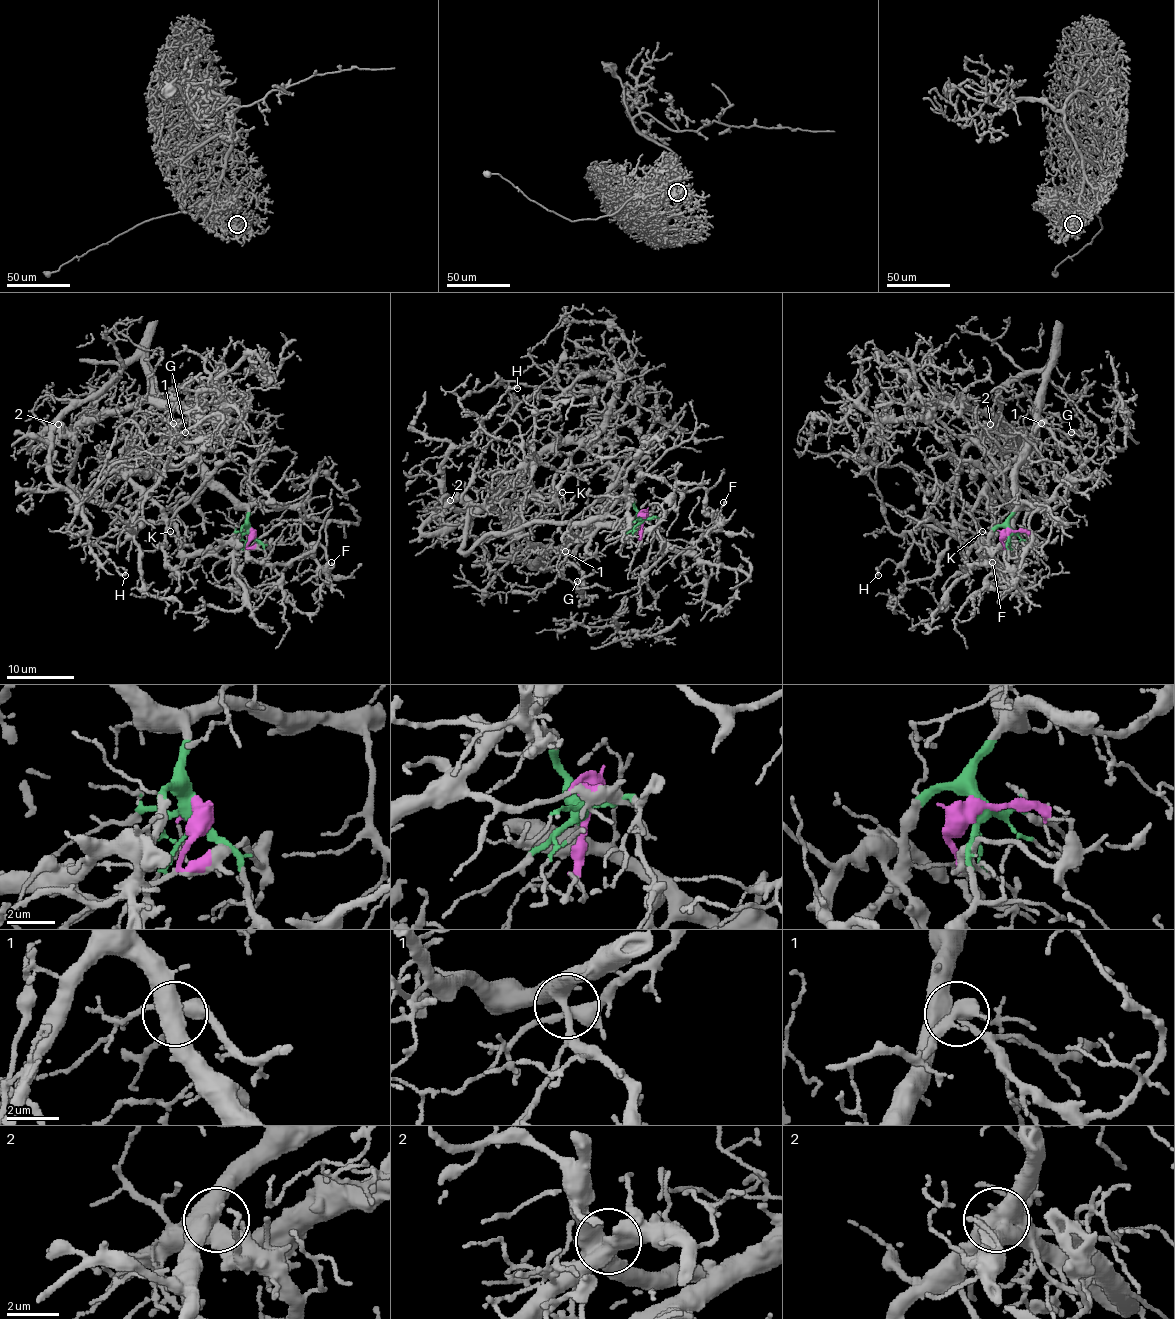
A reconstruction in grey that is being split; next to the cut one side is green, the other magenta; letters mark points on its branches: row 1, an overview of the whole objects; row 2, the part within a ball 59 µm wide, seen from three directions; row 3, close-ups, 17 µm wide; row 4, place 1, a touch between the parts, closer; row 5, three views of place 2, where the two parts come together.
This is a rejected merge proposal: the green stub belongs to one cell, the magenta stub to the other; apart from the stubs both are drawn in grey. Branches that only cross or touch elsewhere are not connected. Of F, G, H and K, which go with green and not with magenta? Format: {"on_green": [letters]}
{"on_green": ["G", "H", "K"]}

